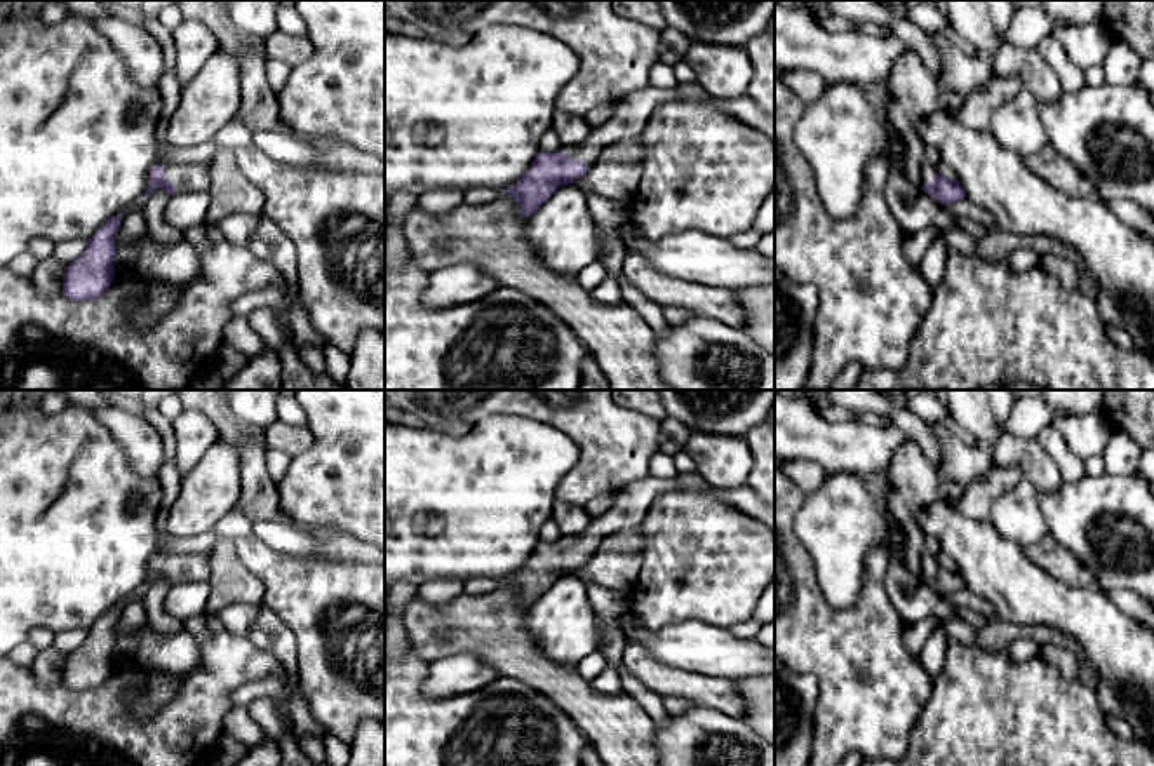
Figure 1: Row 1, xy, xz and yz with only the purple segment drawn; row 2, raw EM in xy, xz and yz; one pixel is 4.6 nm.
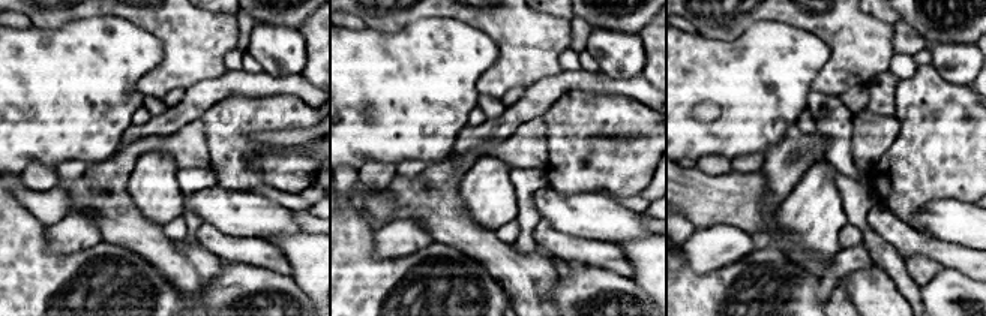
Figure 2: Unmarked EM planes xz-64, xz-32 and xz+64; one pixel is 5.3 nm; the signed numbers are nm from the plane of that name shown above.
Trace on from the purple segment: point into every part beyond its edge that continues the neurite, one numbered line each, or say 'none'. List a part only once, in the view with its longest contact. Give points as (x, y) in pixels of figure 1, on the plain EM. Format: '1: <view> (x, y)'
1: xz (630, 505)

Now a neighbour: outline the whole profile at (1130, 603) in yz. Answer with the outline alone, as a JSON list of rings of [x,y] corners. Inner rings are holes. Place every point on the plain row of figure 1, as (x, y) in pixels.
[[[1109,590],[1105,595],[1154,632],[1154,608],[1144,597],[1130,590]]]

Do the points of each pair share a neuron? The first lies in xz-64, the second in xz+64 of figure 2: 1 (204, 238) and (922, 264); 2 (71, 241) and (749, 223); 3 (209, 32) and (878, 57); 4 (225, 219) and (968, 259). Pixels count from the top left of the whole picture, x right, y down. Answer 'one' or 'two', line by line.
1: two
2: two
3: one
4: two

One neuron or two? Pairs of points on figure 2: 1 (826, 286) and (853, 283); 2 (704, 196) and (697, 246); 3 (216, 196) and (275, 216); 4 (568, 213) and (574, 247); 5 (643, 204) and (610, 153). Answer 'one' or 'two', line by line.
1: two
2: two
3: one
4: two
5: two

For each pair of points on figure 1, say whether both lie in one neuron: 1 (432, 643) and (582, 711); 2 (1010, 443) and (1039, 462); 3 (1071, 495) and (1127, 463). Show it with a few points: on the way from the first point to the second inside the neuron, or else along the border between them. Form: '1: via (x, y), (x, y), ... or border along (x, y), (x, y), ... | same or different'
1: via (469, 639), (500, 639), (545, 676) | same
2: via (1017, 450), (1033, 460) | same
3: border along (1106, 470), (1113, 474), (1135, 472) | different

